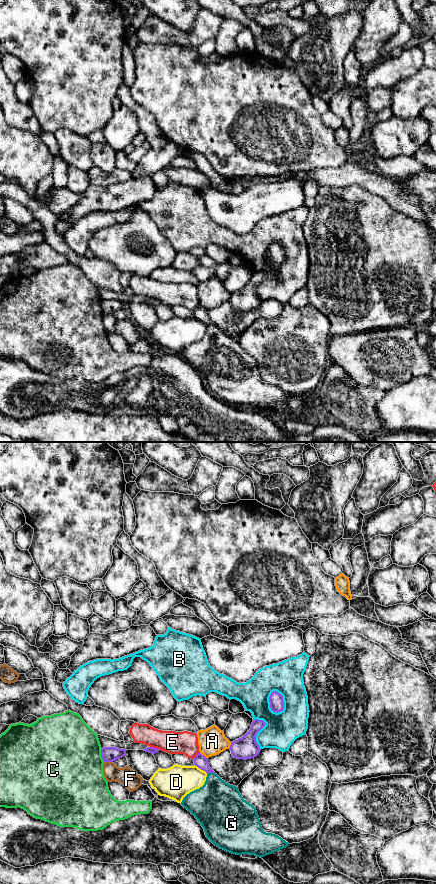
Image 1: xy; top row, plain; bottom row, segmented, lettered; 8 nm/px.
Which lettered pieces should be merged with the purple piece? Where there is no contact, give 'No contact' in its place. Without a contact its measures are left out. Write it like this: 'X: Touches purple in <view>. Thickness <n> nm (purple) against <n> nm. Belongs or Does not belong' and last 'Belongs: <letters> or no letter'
A: Touches purple in xy. Thickness 100 nm (purple) against 220 nm. Does not belong
B: Touches purple in xy. Thickness 110 nm (purple) against 280 nm. Does not belong
C: Touches purple in xy. Thickness 130 nm (purple) against 500 nm. Does not belong
D: Touches purple in xy. Thickness 100 nm (purple) against 260 nm. Does not belong
E: Touches purple in xy. Thickness 50 nm (purple) against 180 nm. Does not belong
F: Touches purple in xy. Thickness 130 nm (purple) against 150 nm. Does not belong
G: Touches purple in xy. Thickness 100 nm (purple) against 360 nm. Does not belong
Belongs: no letter

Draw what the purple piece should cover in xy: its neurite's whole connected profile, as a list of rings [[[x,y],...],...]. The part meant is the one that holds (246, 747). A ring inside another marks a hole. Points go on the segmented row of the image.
[[[253,720],[250,730],[244,736],[231,742],[229,749],[232,756],[244,760],[256,757],[261,751],[256,735],[265,725],[263,720]]]

